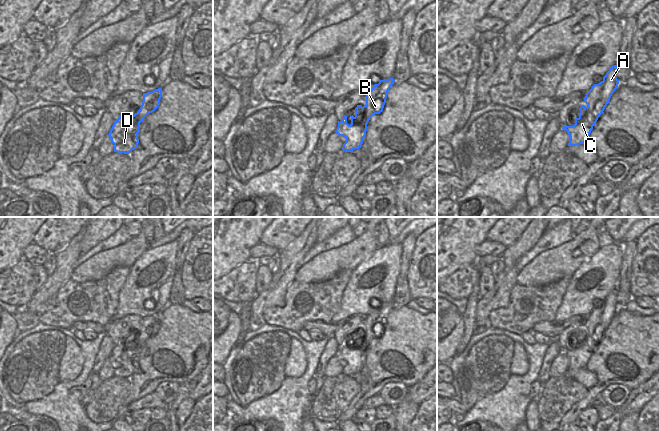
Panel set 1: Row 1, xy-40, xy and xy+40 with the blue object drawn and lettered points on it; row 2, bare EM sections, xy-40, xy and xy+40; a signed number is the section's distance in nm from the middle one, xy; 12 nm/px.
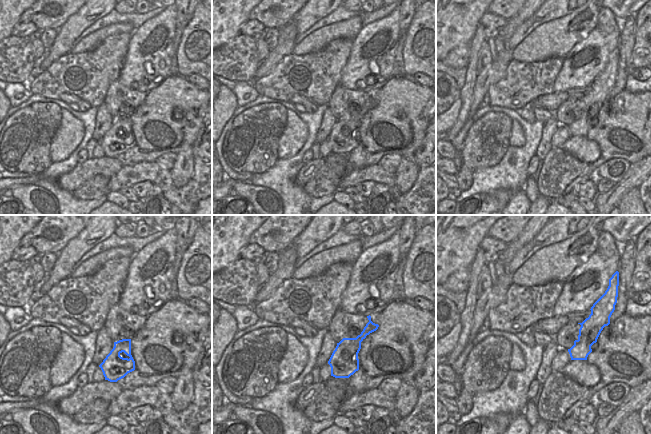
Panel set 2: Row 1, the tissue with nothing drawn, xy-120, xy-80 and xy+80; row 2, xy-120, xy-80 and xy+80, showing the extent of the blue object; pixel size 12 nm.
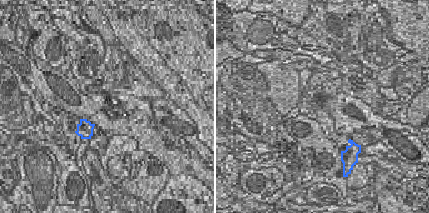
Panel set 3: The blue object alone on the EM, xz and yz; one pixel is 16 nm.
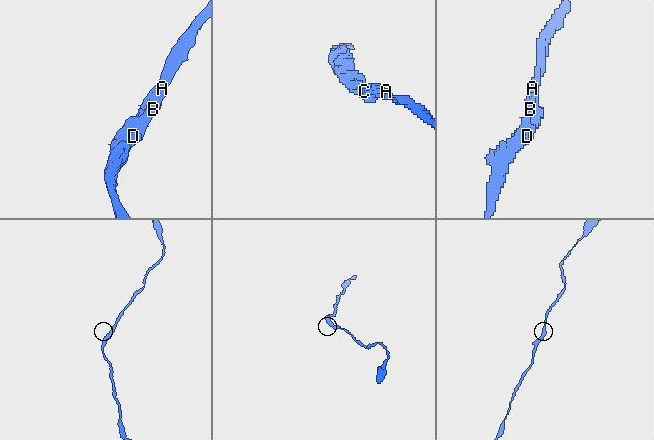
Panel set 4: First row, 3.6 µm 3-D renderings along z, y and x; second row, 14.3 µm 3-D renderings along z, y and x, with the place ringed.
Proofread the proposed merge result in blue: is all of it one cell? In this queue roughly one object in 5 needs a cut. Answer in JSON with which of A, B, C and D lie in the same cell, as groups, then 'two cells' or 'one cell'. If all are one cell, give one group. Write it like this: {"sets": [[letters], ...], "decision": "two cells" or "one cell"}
{"sets": [["A", "B", "C", "D"]], "decision": "one cell"}

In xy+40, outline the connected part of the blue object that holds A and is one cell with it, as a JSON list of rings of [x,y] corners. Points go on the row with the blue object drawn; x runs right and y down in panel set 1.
[[[618,65],[612,66],[603,77],[603,80],[592,86],[582,101],[587,106],[582,105],[579,108],[580,113],[579,117],[575,119],[575,124],[573,126],[562,127],[570,137],[568,146],[577,146],[587,142],[593,126],[596,124],[598,118],[609,103],[612,94],[618,87],[619,80],[616,77],[617,71]]]

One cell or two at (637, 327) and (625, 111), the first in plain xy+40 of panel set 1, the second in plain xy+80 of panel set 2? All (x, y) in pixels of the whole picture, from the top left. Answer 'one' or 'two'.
one

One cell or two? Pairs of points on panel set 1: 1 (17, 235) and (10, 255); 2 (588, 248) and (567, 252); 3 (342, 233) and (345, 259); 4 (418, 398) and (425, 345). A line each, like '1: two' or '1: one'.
1: one
2: one
3: two
4: two

